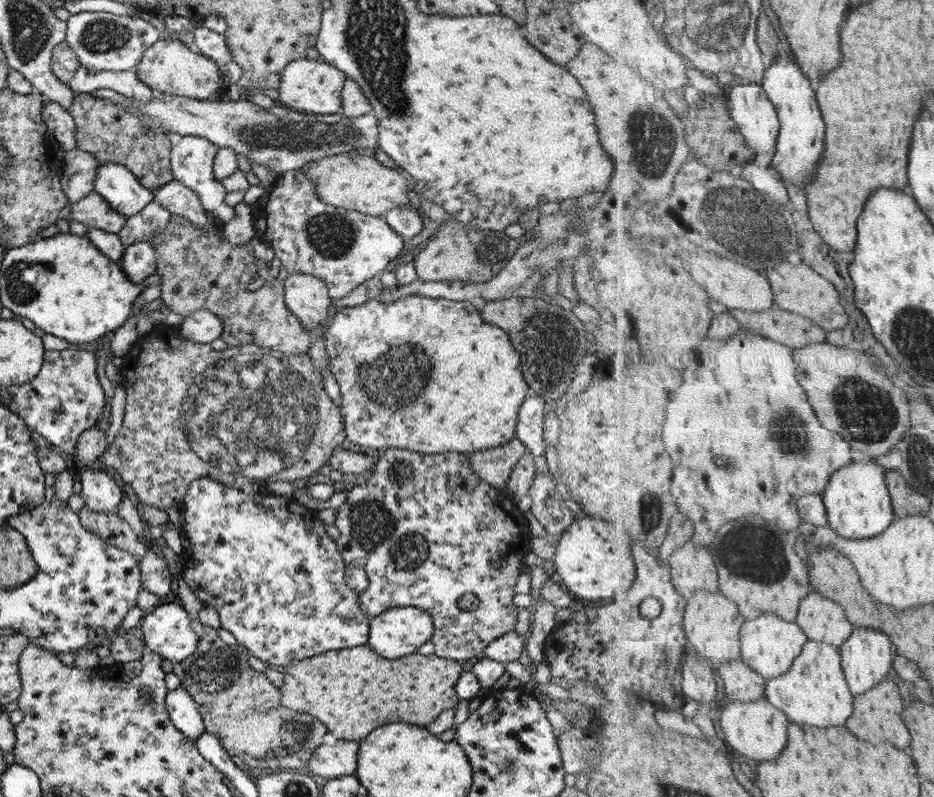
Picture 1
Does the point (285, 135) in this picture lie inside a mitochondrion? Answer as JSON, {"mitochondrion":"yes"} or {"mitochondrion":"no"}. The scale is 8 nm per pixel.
{"mitochondrion":"yes"}

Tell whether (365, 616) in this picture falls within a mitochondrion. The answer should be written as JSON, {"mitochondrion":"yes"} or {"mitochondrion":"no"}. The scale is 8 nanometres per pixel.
{"mitochondrion":"no"}

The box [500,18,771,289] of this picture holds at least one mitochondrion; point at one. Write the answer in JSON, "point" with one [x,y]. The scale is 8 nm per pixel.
{"point":[653,150]}

